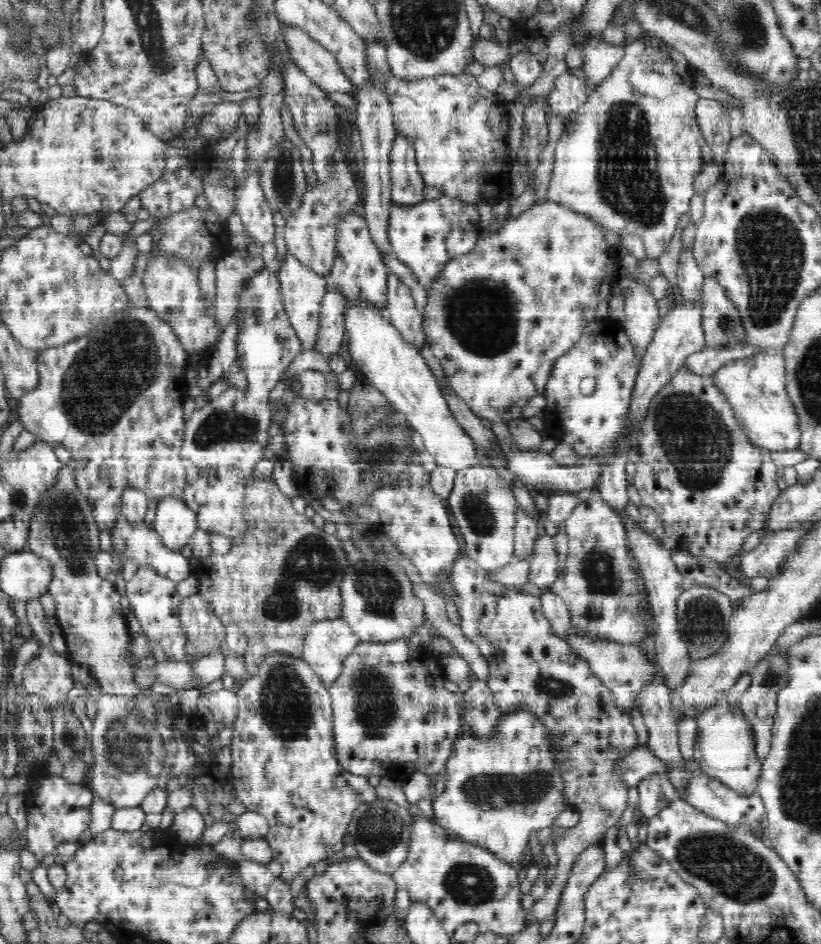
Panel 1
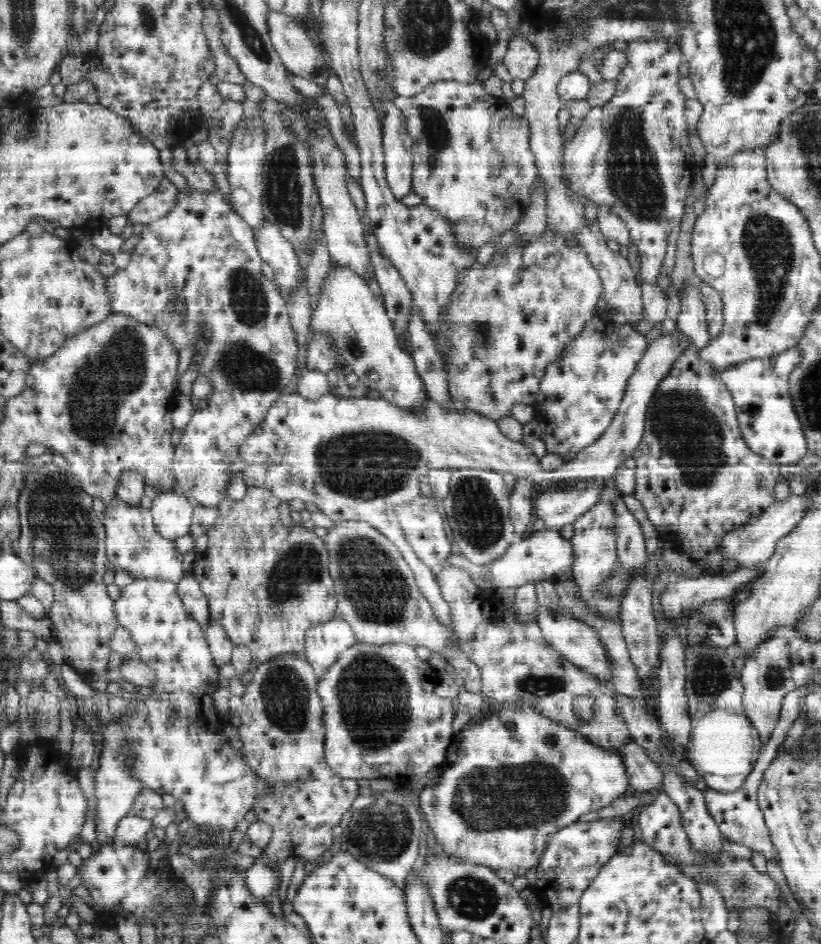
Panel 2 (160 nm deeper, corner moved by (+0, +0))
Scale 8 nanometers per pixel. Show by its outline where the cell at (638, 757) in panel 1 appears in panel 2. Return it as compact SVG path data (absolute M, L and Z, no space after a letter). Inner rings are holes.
M507 706L500 709L496 716L490 716L488 720L482 720L482 722L478 722L466 730L457 728L452 737L451 745L448 747L446 758L438 767L440 770L439 781L431 788L422 789L418 794L417 801L420 813L428 821L430 830L434 832L438 849L444 852L444 855L460 859L464 863L484 866L494 871L500 879L508 884L511 884L519 876L525 876L531 869L535 869L540 863L544 851L547 850L547 841L551 835L571 826L572 823L578 821L582 814L596 812L596 810L608 806L615 798L622 796L629 785L623 758L617 751L603 749L592 744L579 732L570 730L567 726L560 724L559 721L553 721L528 706Z

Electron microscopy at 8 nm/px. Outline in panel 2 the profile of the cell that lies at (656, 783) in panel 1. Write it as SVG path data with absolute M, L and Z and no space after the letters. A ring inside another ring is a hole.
M627 742L617 752L623 758L629 785L635 788L637 794L645 792L647 800L660 793L664 776L662 768L651 761L639 744Z

